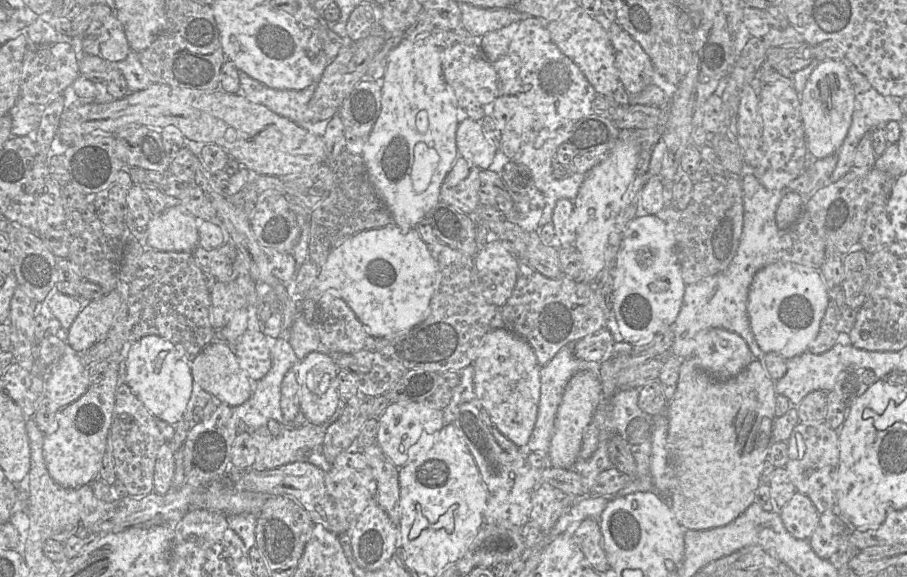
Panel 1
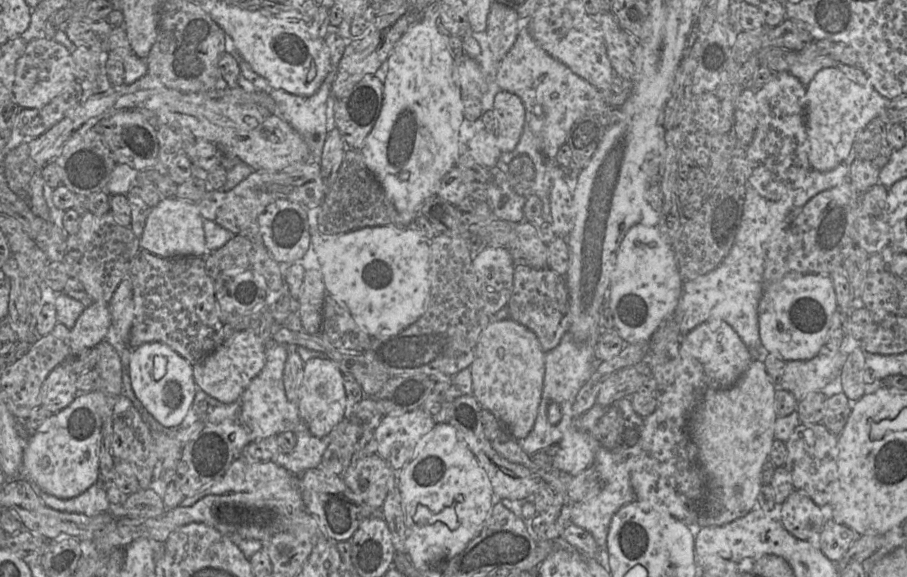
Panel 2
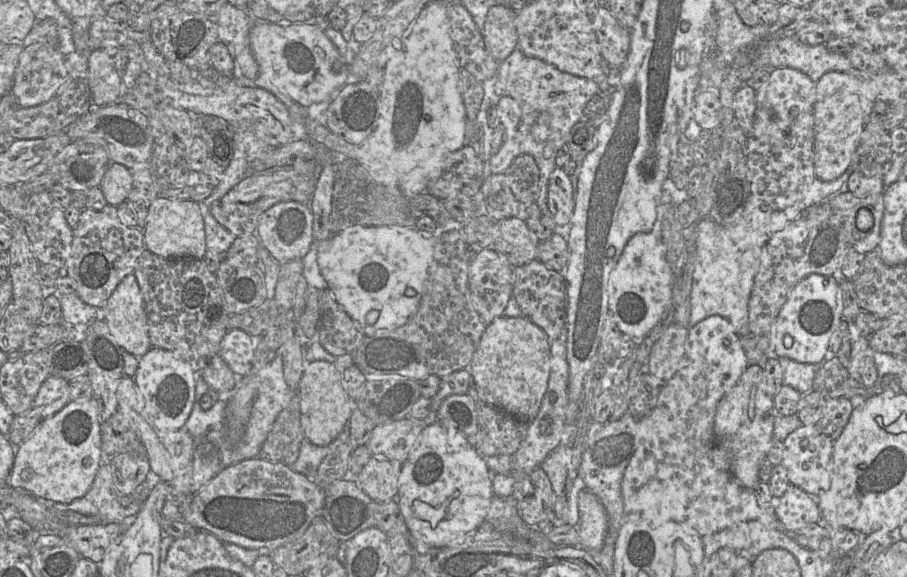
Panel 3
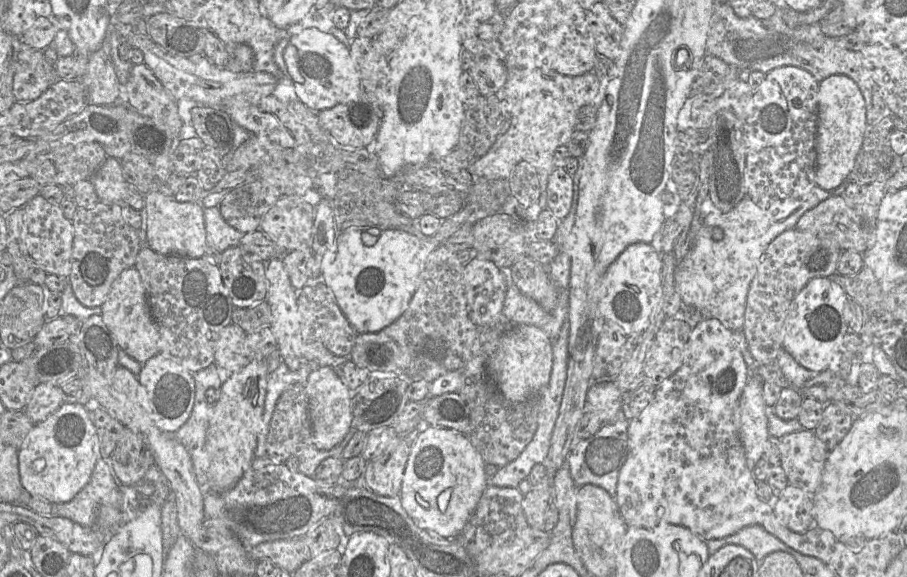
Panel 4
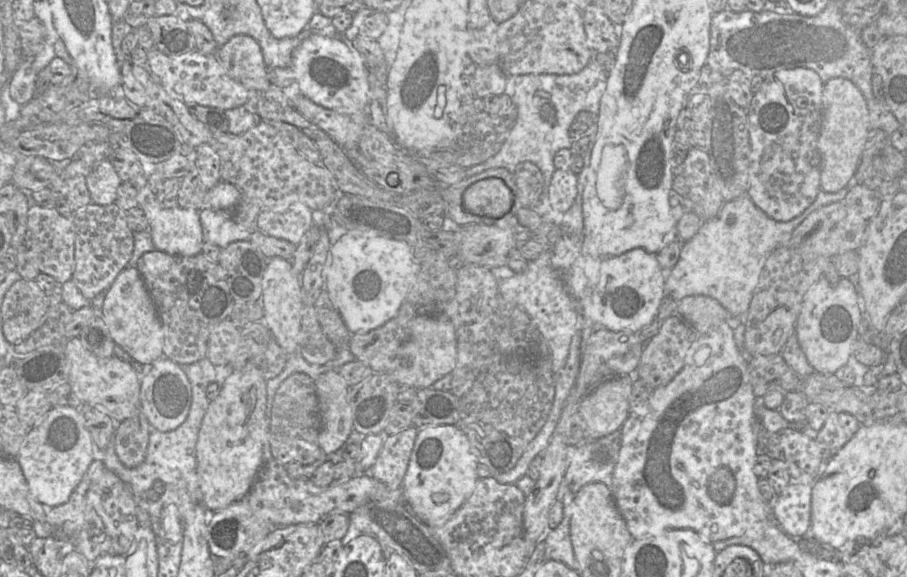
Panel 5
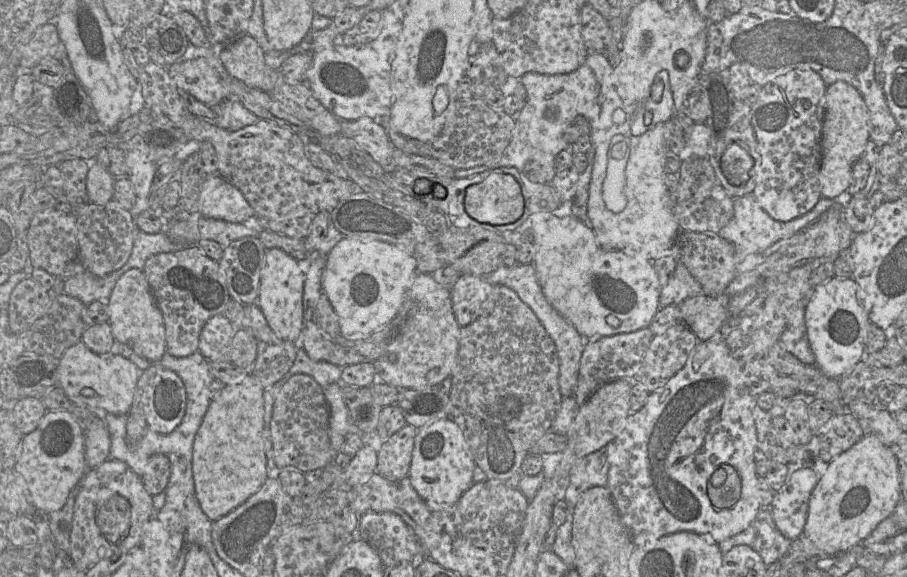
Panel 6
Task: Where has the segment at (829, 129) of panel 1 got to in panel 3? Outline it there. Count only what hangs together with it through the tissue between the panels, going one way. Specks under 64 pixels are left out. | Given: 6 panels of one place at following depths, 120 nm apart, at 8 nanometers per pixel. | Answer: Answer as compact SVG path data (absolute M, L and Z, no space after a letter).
M830 71L825 73L816 82L816 96L814 103L814 169L816 176L825 182L833 181L840 177L852 163L852 158L858 145L865 116L866 100L861 93L859 80L854 76L840 72Z

